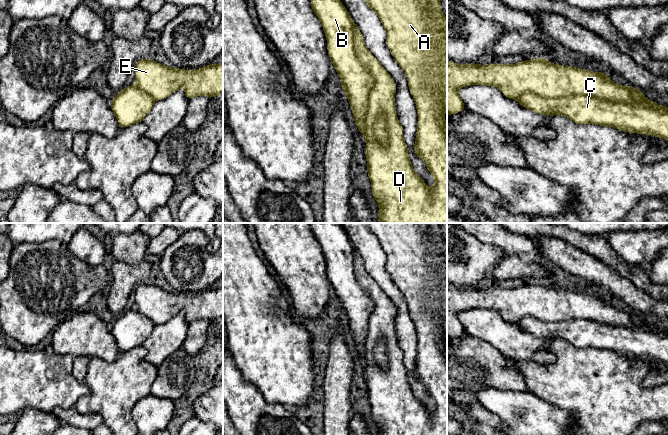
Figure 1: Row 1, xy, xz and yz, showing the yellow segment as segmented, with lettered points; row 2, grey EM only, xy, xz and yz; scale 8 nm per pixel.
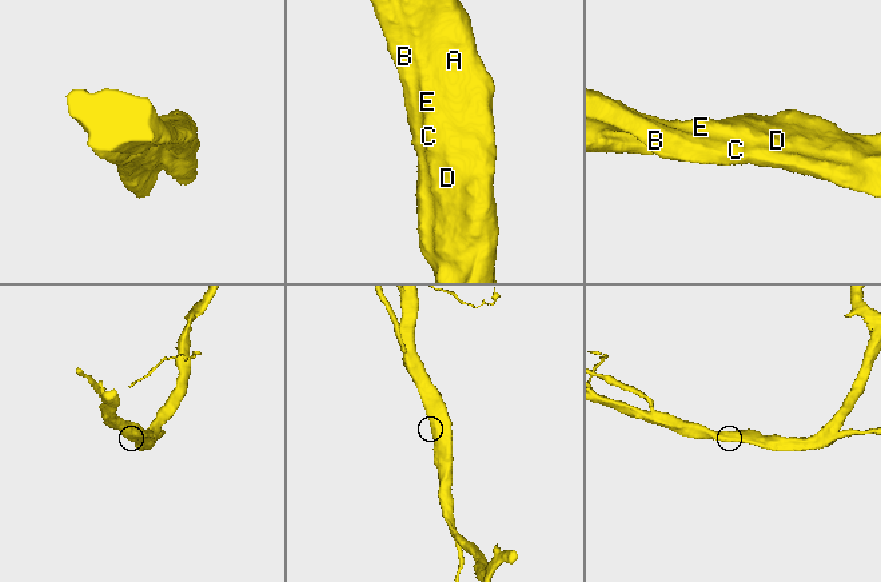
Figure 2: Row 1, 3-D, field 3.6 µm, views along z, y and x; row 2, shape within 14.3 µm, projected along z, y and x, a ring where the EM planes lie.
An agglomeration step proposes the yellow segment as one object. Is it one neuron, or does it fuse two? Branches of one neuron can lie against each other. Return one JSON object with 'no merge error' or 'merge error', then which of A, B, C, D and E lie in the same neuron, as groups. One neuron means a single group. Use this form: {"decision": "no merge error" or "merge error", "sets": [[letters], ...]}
{"decision": "merge error", "sets": [["A", "D", "E"], ["B", "C"]]}

